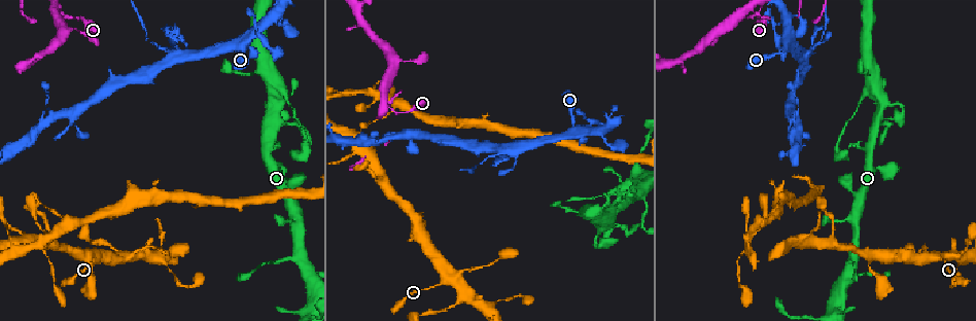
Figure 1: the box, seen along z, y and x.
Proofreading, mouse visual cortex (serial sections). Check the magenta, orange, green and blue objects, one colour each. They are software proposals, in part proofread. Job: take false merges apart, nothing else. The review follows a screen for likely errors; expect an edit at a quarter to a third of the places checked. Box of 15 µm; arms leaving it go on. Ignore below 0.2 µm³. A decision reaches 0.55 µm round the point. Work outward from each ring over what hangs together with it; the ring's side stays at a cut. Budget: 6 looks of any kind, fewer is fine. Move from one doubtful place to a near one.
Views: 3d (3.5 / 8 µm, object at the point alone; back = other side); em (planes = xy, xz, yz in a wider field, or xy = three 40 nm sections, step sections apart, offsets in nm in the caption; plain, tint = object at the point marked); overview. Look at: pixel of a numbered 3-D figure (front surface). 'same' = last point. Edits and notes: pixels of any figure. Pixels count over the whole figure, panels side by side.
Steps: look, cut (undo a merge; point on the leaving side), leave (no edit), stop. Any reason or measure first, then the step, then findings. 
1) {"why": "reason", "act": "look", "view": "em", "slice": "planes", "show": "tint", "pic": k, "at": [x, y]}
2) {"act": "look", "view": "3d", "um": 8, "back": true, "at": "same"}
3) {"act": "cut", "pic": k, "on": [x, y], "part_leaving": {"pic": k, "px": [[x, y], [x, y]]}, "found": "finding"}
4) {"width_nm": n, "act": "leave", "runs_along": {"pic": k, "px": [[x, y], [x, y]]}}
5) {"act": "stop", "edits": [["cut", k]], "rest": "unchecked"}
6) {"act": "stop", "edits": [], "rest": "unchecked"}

{"why": "sharp bend", "act": "look", "view": "3d", "um": 3.5, "pic": 1, "at": [493, 314]}

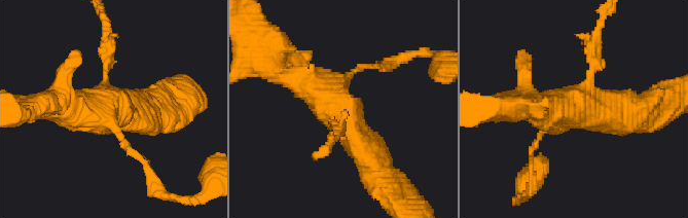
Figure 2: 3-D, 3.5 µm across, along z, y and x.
{"act": "look", "view": "em", "slice": "xy", "step": 1, "show": "tint", "pic": 2, "at": [106, 103]}

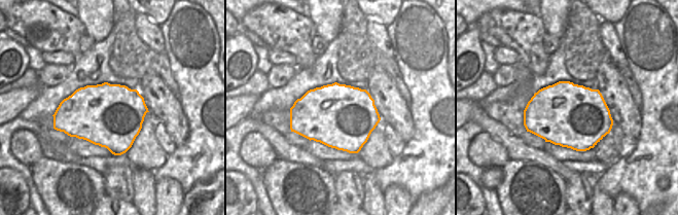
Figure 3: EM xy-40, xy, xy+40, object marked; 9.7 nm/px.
{"act": "leave", "found": "one cell here"}

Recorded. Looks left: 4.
{"why": "two arms in line, one across", "act": "look", "view": "3d", "um": 8, "pic": 1, "at": [182, 54]}

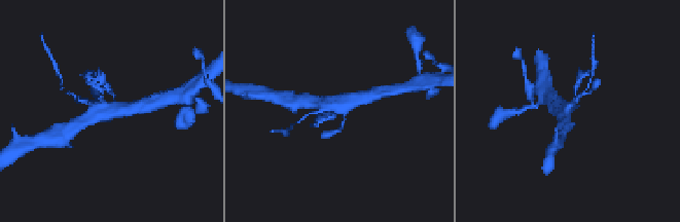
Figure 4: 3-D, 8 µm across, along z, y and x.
{"act": "look", "view": "3d", "um": 3.5, "pic": 4, "at": [111, 109]}

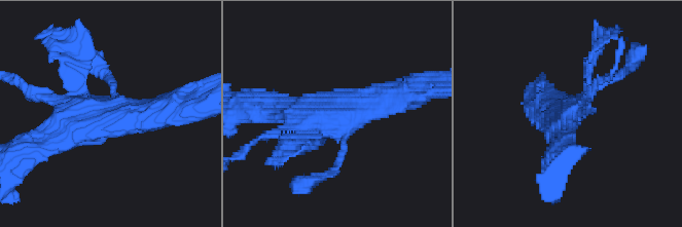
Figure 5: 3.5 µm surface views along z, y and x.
{"why": "shape alone is not enough", "act": "look", "view": "em", "slice": "xy", "step": 5, "show": "tint", "pic": 5, "at": [106, 117]}

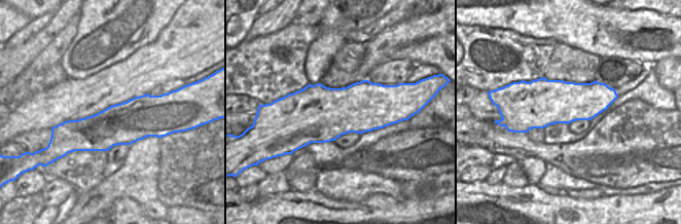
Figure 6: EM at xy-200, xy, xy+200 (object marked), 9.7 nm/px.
{"act": "leave", "found": "all the same cell"}

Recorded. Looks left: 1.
{"act": "stop", "edits": [], "rest": "unchecked"}

